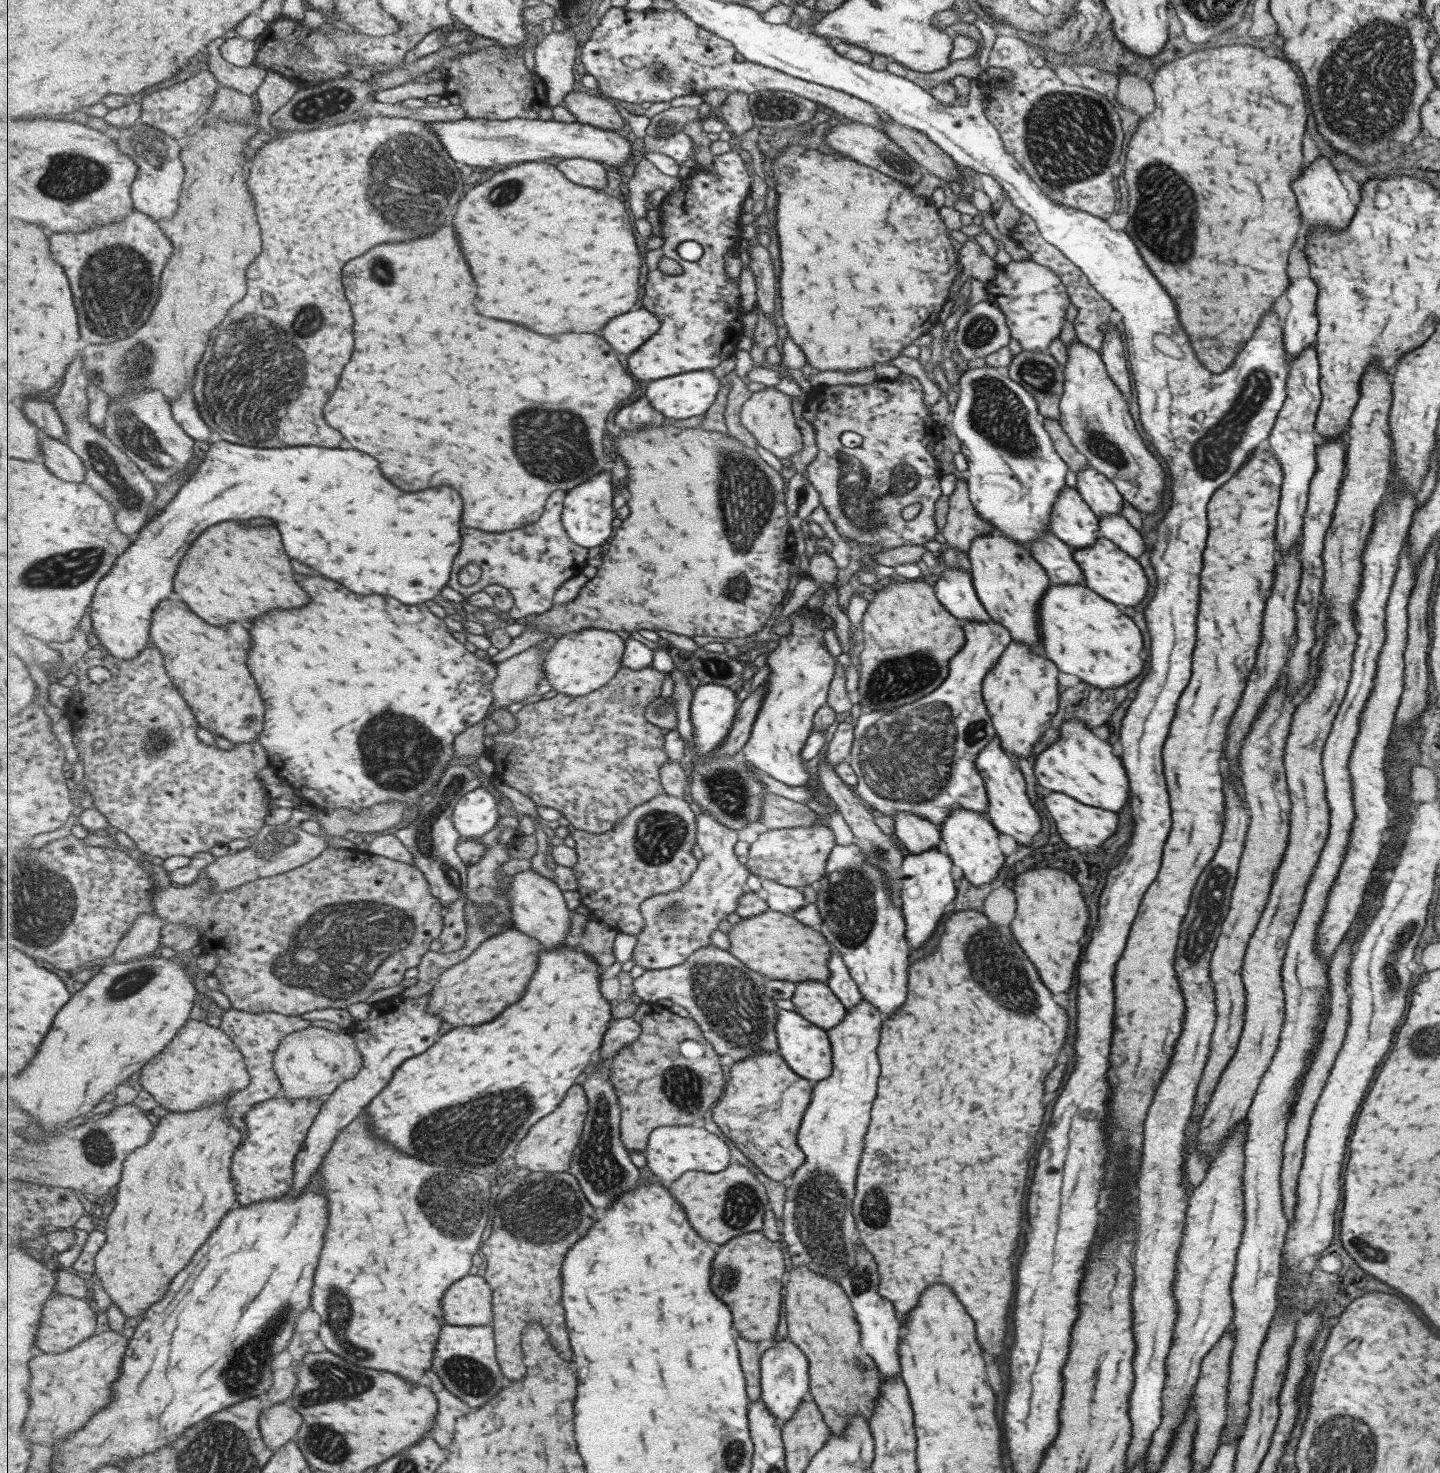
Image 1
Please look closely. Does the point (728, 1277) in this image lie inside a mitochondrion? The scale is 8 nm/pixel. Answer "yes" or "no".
yes

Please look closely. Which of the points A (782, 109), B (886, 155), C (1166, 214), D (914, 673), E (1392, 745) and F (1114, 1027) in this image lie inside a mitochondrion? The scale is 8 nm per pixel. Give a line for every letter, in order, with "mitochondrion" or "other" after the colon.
A: mitochondrion
B: mitochondrion
C: mitochondrion
D: mitochondrion
E: other
F: other

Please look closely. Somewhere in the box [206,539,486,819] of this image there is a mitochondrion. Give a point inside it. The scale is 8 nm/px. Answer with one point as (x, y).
(397, 761)

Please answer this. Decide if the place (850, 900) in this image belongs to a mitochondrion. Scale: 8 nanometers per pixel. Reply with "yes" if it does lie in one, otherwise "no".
yes

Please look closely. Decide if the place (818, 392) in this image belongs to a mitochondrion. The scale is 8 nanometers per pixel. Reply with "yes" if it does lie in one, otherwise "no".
no

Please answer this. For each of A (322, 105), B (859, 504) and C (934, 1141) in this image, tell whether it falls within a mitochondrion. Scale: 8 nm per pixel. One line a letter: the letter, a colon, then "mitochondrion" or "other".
A: mitochondrion
B: mitochondrion
C: other

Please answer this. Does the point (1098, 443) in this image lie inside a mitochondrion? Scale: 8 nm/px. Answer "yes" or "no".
yes

